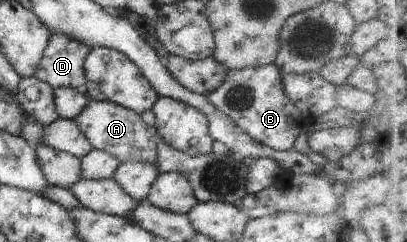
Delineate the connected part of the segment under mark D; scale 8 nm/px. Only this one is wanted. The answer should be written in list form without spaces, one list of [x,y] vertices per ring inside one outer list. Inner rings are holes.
[[[51,35],[34,77],[49,83],[52,89],[59,87],[85,91],[84,60],[89,49],[64,35]]]

